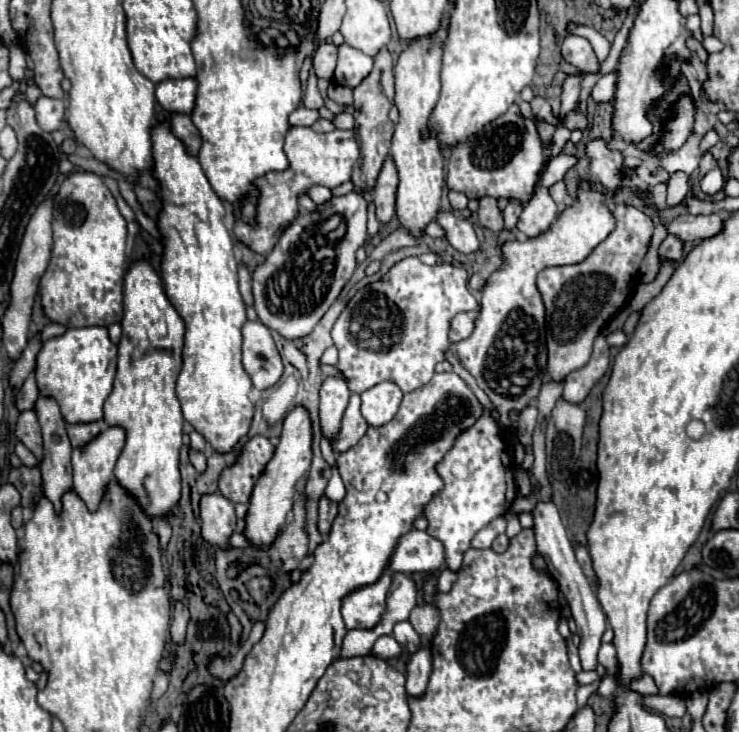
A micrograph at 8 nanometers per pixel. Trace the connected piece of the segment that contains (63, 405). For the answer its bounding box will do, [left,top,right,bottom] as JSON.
[36,327,116,423]

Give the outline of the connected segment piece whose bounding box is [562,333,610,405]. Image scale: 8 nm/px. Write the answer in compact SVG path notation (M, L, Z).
M600 333L594 341L594 353L592 353L588 365L570 373L564 379L562 399L576 403L576 405L582 403L586 399L586 395L590 393L590 389L604 377L608 367L610 367L610 347L606 343L606 335Z

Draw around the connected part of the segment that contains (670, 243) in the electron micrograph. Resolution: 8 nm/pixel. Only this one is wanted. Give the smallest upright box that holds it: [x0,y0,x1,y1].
[658,235,682,263]

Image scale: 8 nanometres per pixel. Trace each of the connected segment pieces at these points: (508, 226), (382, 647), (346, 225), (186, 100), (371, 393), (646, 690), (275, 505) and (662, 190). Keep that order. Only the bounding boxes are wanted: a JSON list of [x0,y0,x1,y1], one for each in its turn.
[[504,201,522,231],[372,635,402,659],[252,191,366,341],[156,79,196,115],[362,381,402,427],[628,673,658,695],[246,405,312,549],[651,183,667,212]]

